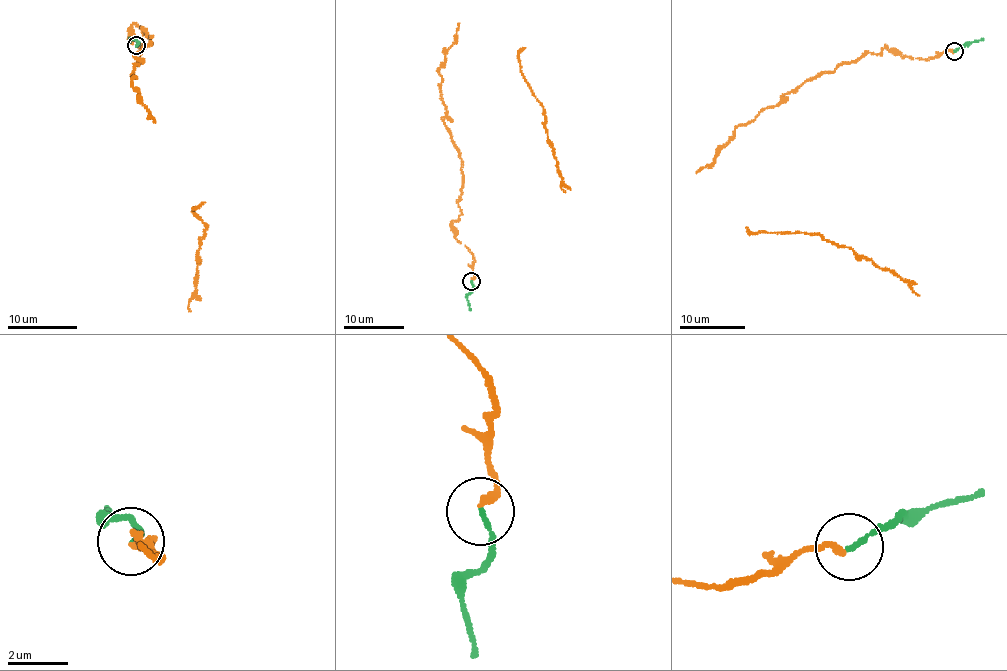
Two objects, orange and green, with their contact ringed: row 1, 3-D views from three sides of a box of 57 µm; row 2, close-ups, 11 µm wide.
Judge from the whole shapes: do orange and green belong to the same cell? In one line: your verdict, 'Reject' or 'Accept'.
Accept

